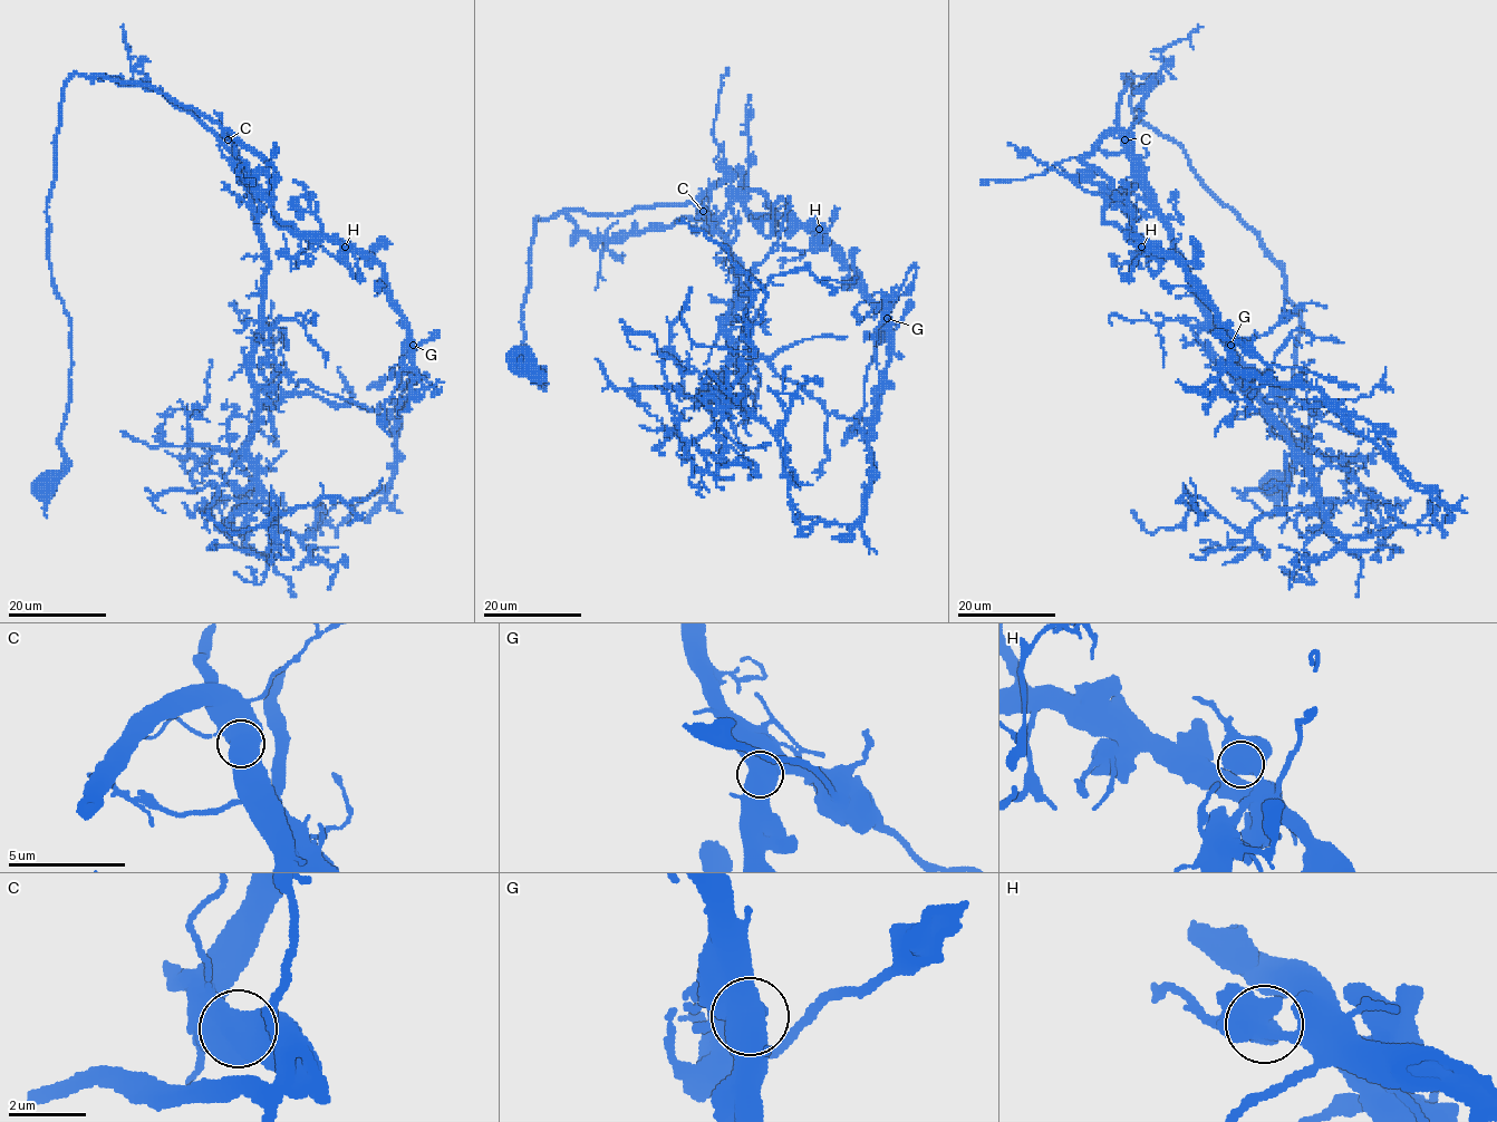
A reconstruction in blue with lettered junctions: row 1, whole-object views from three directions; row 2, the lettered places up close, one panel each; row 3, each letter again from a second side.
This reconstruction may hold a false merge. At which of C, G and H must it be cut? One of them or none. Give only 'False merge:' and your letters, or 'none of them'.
False merge: none of them

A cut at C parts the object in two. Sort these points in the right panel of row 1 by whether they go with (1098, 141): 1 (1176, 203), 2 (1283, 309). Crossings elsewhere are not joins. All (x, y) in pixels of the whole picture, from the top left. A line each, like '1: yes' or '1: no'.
1: yes
2: yes

